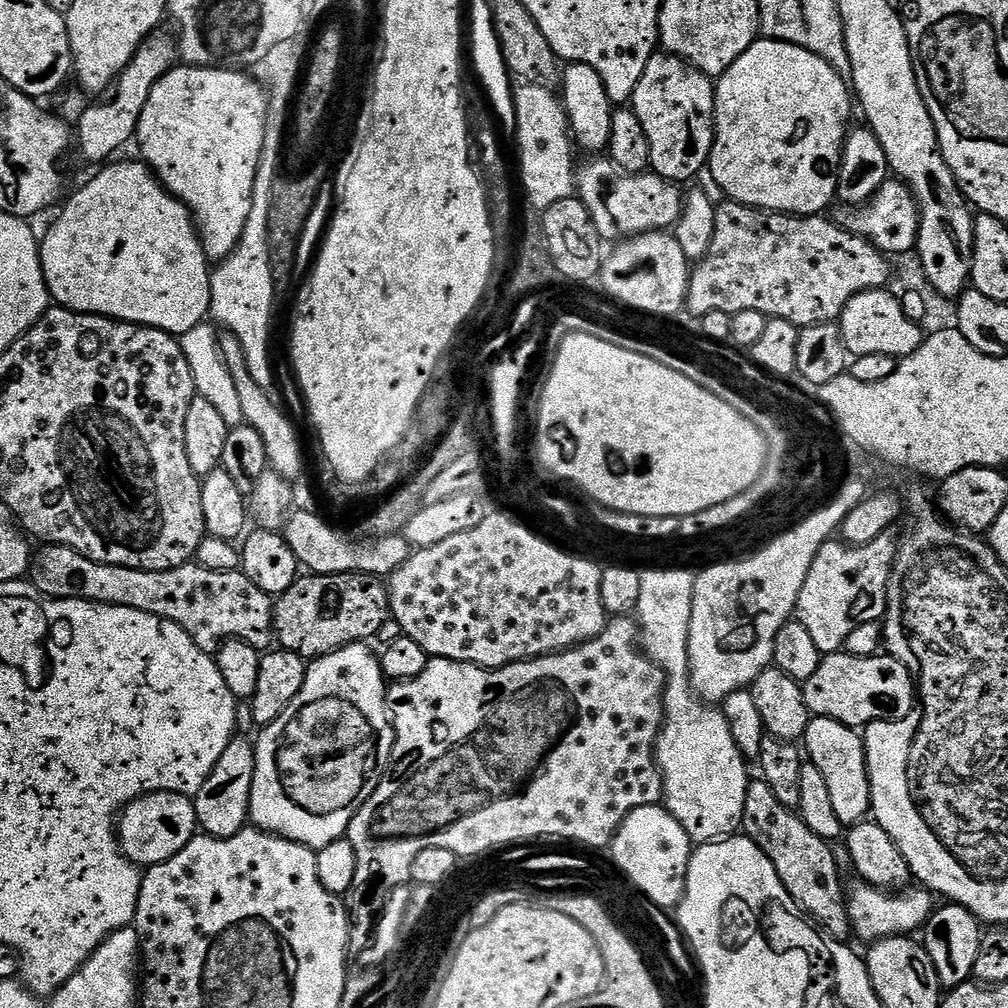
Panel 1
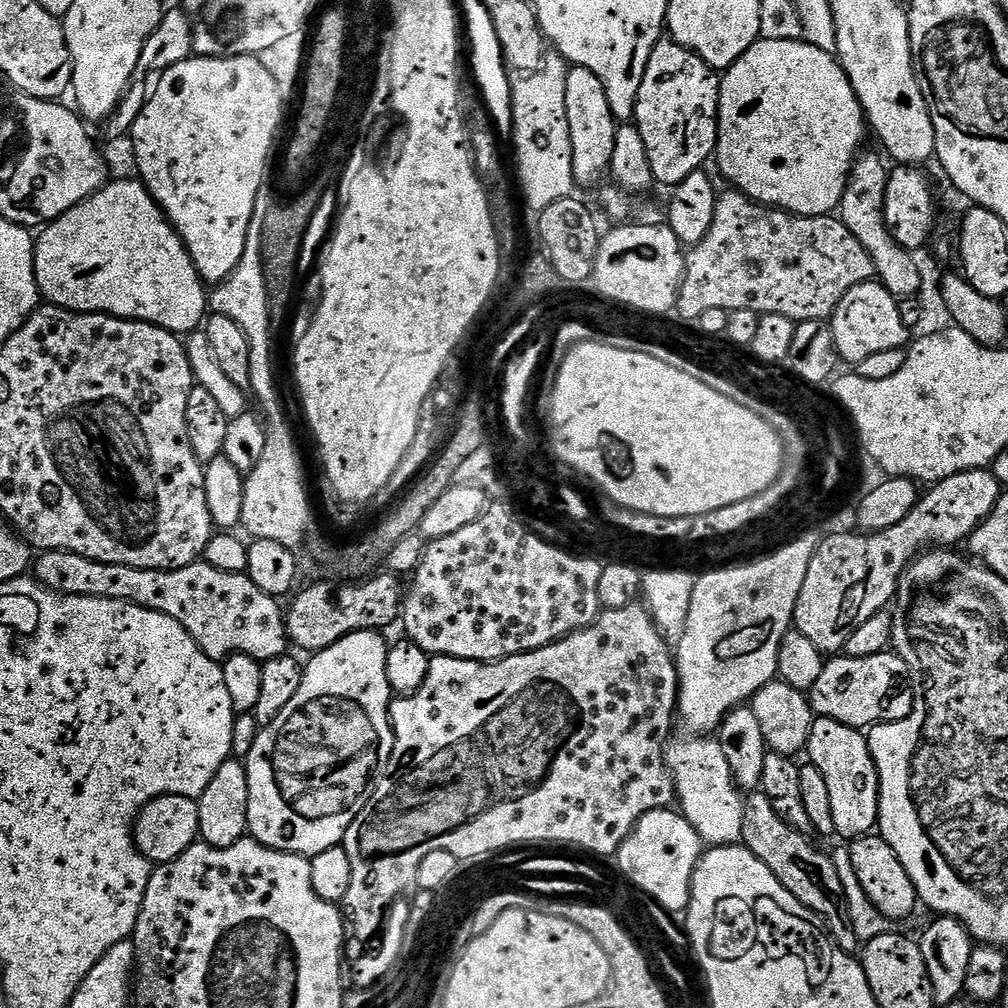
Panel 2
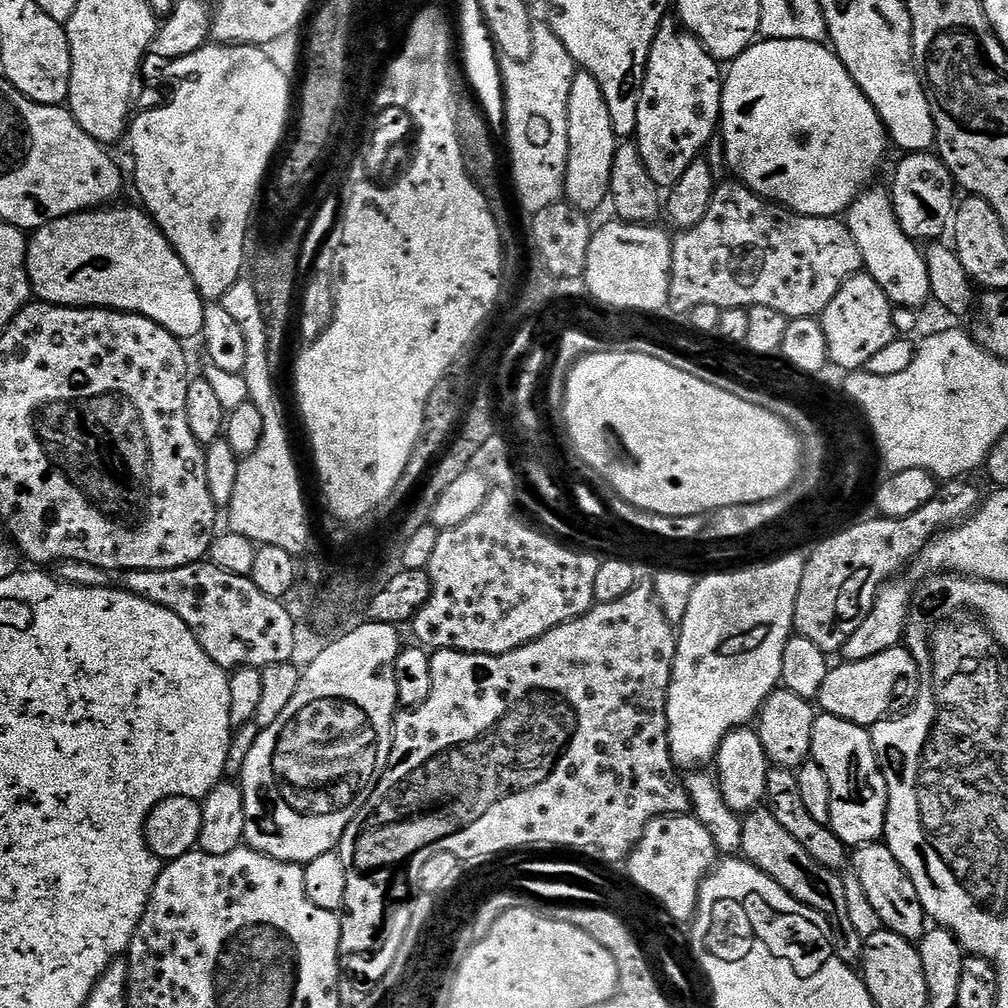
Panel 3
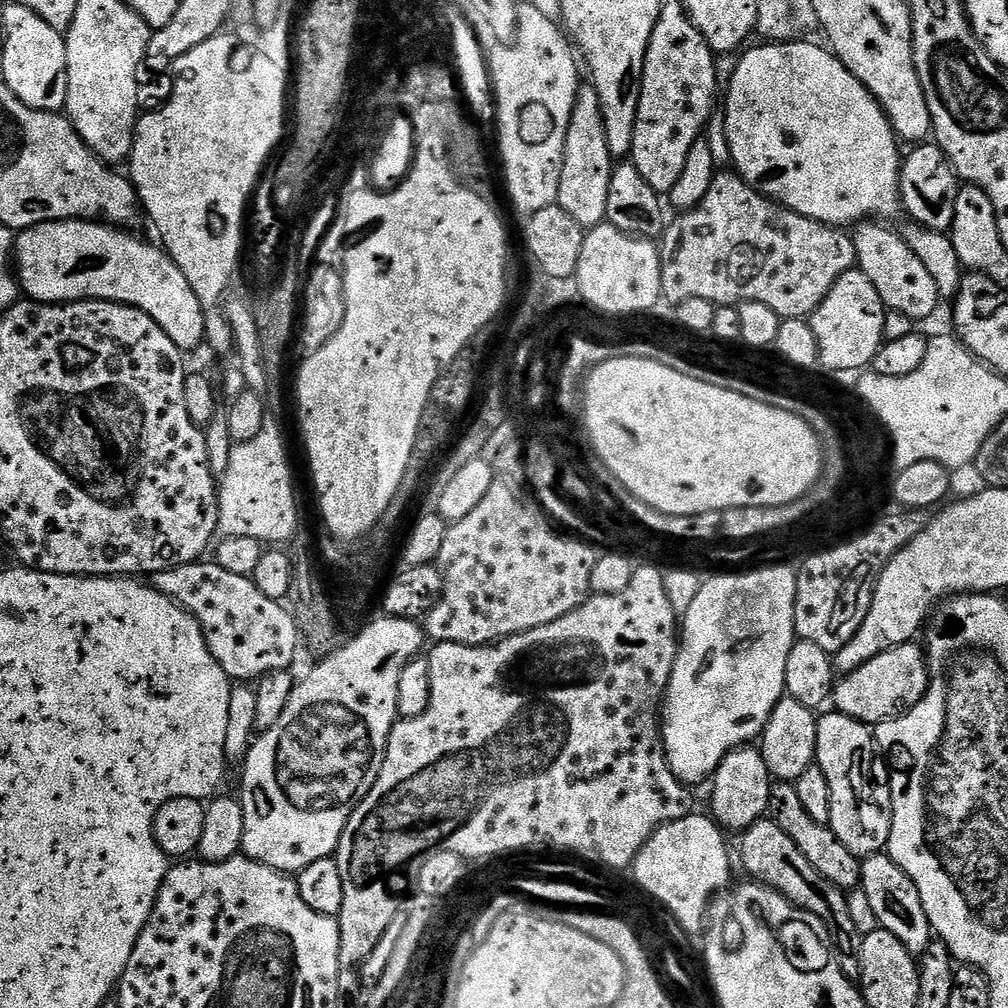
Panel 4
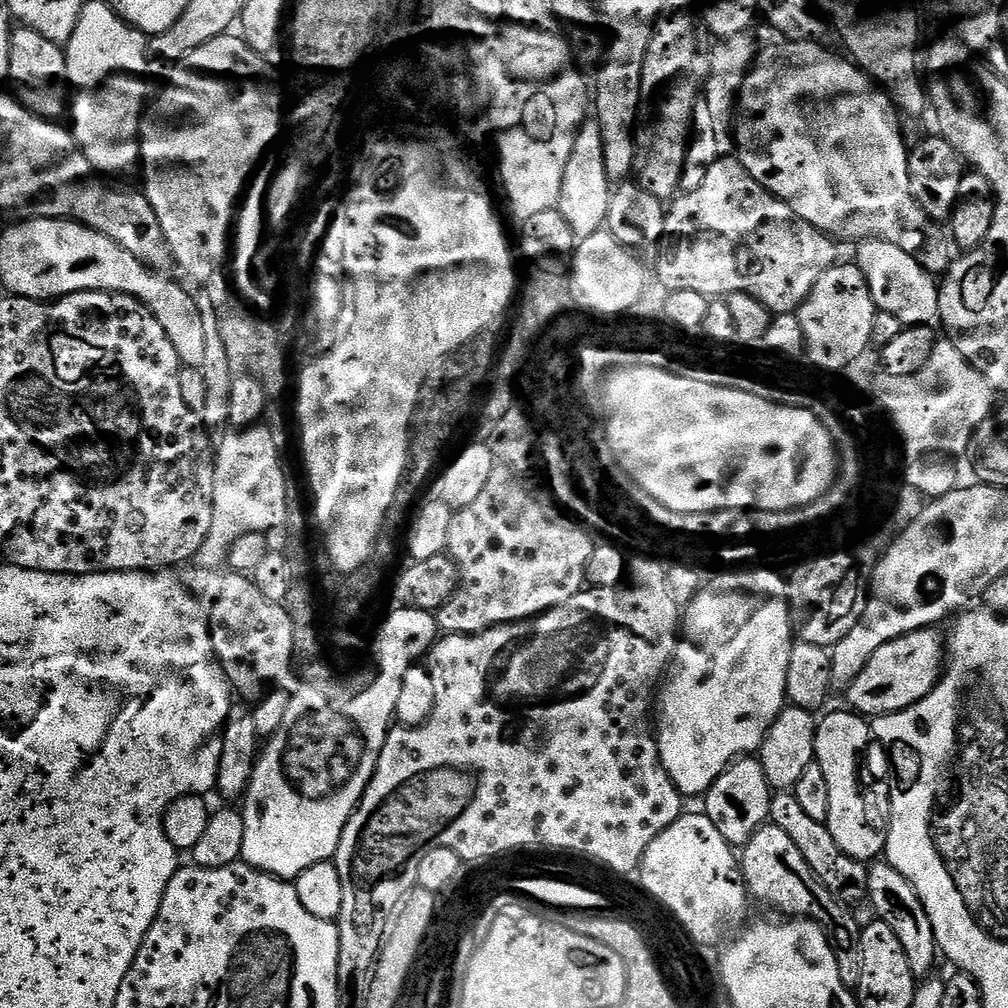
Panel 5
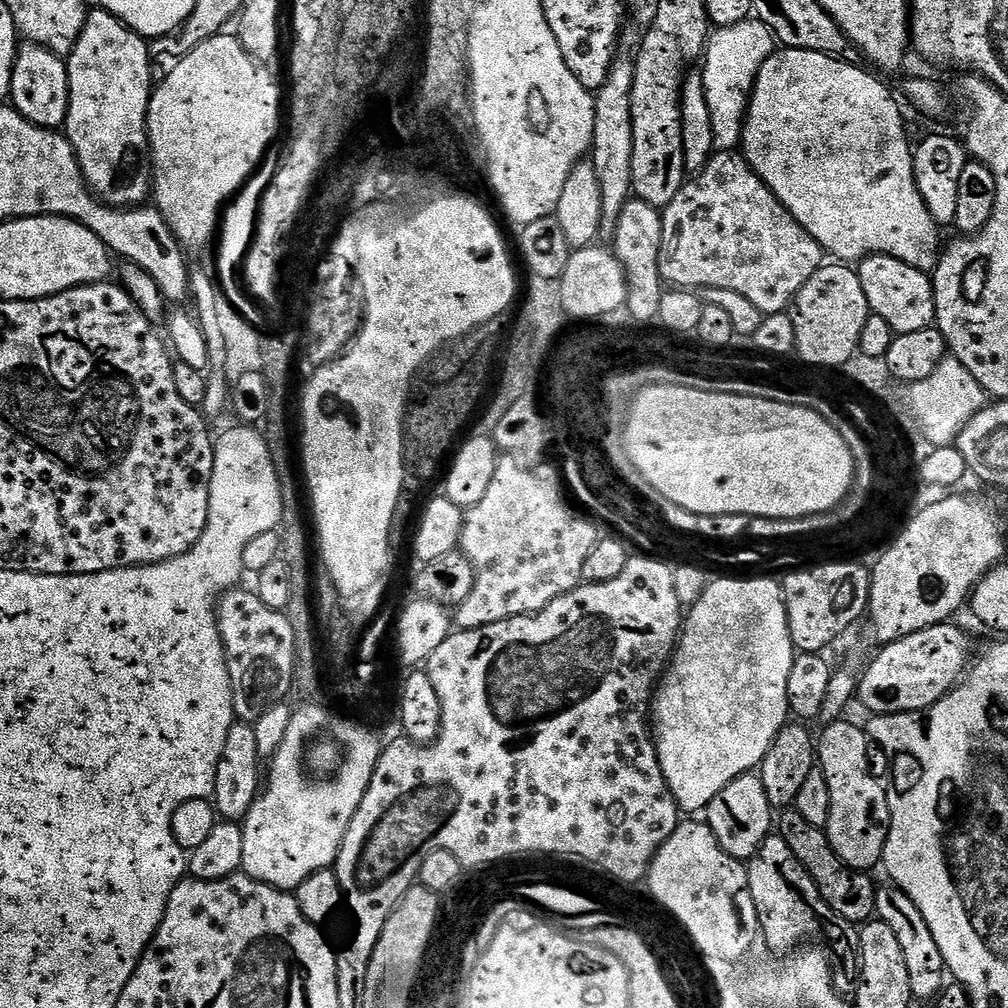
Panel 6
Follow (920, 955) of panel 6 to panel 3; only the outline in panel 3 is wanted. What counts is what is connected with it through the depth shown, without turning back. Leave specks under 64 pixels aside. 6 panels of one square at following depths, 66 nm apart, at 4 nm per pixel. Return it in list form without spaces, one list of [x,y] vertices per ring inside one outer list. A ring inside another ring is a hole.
[[[887,843],[860,845],[851,853],[850,864],[860,871],[860,888],[864,891],[873,914],[884,923],[881,925],[902,938],[919,941],[926,931],[924,907],[918,898],[918,890],[914,890],[914,882],[910,882],[906,870],[902,870],[898,858],[894,858]]]

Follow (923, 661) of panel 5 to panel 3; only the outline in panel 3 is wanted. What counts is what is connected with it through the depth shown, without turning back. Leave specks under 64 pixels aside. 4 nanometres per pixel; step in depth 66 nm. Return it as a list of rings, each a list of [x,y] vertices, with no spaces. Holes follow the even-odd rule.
[[[897,646],[874,658],[840,662],[840,665],[829,667],[826,682],[818,697],[818,708],[821,713],[837,716],[846,722],[871,726],[880,720],[895,718],[908,711],[917,699],[916,691],[920,688],[918,666],[912,652]]]

